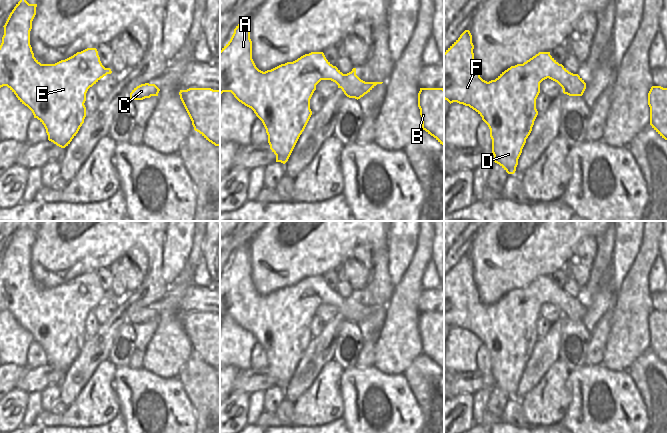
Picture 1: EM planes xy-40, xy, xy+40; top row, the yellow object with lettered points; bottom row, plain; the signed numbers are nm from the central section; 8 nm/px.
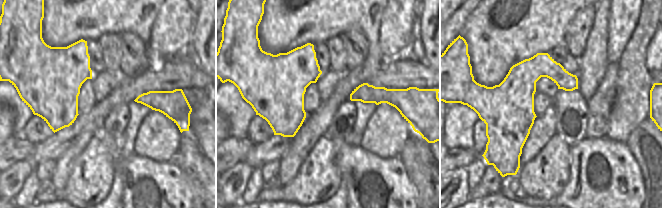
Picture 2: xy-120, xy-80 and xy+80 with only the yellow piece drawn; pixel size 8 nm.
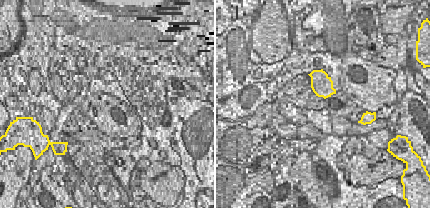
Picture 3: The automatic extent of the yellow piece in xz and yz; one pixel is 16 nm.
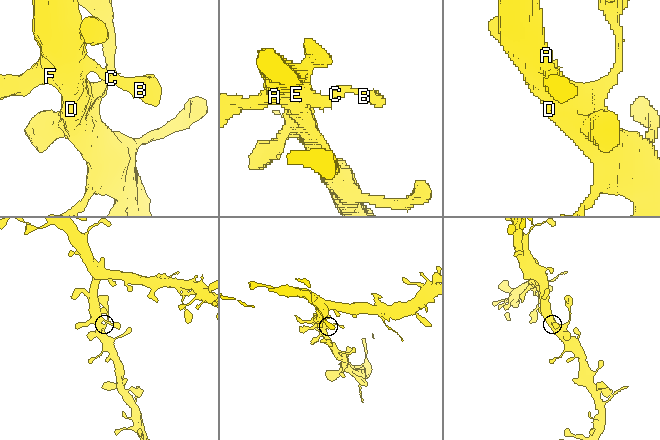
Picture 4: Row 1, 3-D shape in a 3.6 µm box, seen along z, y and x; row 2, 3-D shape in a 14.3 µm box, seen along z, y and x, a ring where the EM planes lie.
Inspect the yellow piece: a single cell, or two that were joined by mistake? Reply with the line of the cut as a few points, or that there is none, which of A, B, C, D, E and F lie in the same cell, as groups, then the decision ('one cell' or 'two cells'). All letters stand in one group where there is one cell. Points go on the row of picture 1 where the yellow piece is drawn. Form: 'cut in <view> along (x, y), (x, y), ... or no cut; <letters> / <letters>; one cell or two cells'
no cut; A B C D E F; one cell

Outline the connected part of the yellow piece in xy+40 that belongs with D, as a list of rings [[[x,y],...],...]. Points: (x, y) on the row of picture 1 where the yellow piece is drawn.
[[[465,30],[444,53],[444,99],[450,104],[457,102],[469,106],[482,117],[490,129],[494,162],[508,174],[514,174],[538,115],[536,99],[540,93],[540,83],[549,78],[557,82],[563,93],[569,96],[582,96],[586,83],[578,74],[569,72],[559,64],[550,52],[539,52],[523,64],[511,66],[495,80],[487,82],[480,77],[473,49],[472,35]]]

